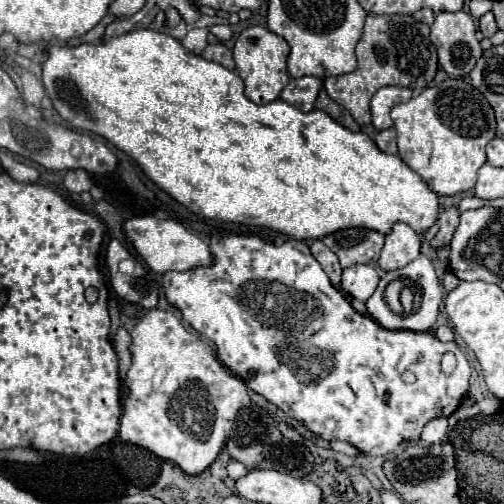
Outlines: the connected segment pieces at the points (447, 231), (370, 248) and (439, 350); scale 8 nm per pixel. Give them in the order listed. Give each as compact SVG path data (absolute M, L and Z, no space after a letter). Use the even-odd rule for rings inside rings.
M451 206L447 208L441 216L439 216L439 232L437 236L431 240L431 246L433 248L439 248L439 246L445 246L451 242L451 236L455 232L455 228L459 226L459 216L461 216L461 210L457 206Z
M347 228L325 236L323 244L337 254L343 268L349 268L355 264L377 262L383 240L385 236L381 232L367 228Z
M213 234L209 238L209 250L213 256L211 266L197 266L187 272L173 270L161 276L167 302L177 308L183 320L201 336L217 346L221 364L235 376L241 376L247 388L265 396L285 414L293 414L295 420L303 422L321 438L351 442L365 456L389 456L399 444L419 440L429 420L451 416L461 404L461 398L467 396L469 382L470 394L476 400L493 396L485 384L475 352L462 339L459 346L466 348L467 358L455 342L441 342L429 332L381 328L373 318L353 310L343 294L331 286L325 270L303 240L291 238L283 246L275 246L259 236ZM445 352L457 356L457 366L449 376L441 372ZM405 370L417 376L415 384L401 382Z

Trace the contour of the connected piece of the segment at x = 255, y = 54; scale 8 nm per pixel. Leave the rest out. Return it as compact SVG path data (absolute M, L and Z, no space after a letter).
M249 26L239 34L233 46L233 58L237 64L237 72L245 82L245 96L249 100L253 100L255 104L269 104L279 98L281 90L289 82L285 66L287 54L289 54L287 42L281 36L269 32L265 26Z

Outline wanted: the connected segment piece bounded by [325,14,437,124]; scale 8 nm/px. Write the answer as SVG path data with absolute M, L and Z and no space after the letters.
M369 14L365 20L365 32L357 42L357 70L325 78L327 94L347 108L351 116L365 124L369 122L369 102L377 88L381 86L409 86L409 88L427 88L437 74L437 50L429 40L429 26L417 22L413 16L393 14L377 16Z

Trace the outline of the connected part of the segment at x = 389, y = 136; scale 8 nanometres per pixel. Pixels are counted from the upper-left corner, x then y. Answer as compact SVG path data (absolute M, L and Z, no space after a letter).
M387 128L381 130L375 136L375 144L381 148L381 152L385 154L397 154L397 144L395 144L395 128Z

